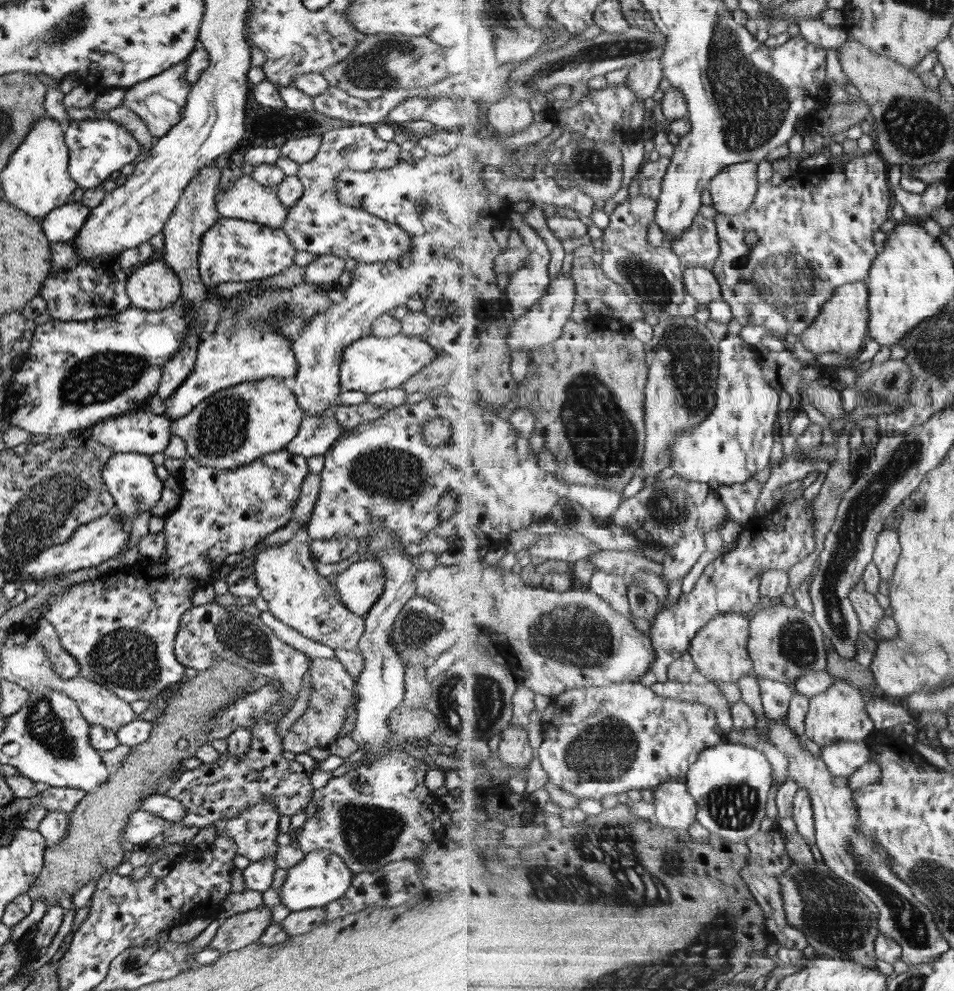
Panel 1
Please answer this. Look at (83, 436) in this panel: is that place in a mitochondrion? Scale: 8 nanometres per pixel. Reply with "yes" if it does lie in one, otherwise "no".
no

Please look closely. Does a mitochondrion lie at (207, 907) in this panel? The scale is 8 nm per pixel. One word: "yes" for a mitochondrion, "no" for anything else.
no

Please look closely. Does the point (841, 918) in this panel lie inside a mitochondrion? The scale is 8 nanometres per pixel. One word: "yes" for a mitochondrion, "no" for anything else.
yes

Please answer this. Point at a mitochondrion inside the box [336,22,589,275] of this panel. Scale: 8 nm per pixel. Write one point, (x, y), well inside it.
(368, 71)

